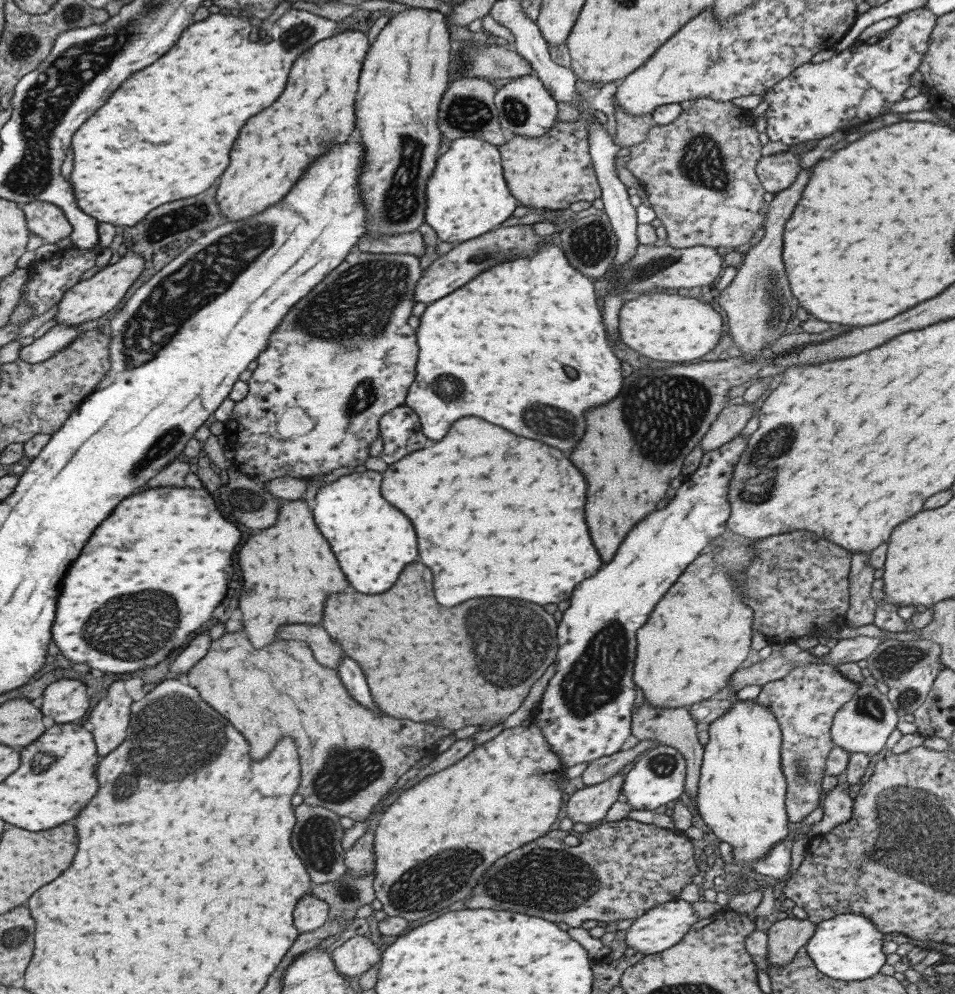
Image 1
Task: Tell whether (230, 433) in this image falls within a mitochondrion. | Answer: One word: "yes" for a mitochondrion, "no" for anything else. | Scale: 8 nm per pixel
no

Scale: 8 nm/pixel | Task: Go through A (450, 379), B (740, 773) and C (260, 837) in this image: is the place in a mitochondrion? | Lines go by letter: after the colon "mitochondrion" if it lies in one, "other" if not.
A: mitochondrion
B: other
C: other

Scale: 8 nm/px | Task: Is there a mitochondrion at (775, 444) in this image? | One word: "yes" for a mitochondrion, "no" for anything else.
yes

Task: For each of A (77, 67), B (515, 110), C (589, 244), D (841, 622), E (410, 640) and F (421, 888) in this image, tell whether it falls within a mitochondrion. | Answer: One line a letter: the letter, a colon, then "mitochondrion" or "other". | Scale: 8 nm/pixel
A: mitochondrion
B: mitochondrion
C: mitochondrion
D: other
E: other
F: mitochondrion

